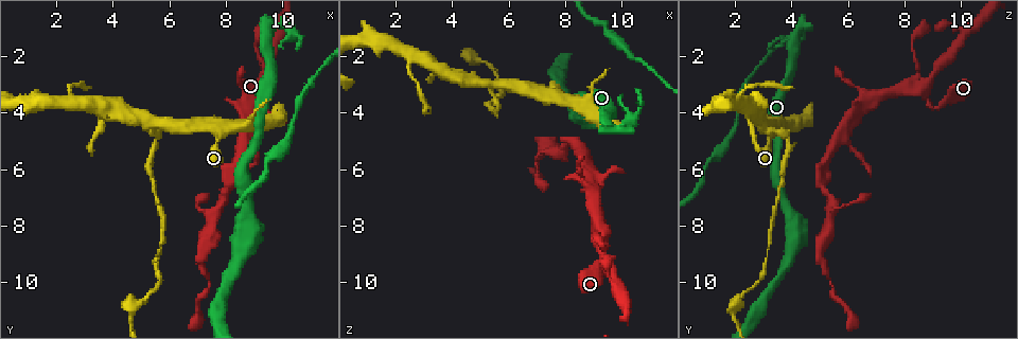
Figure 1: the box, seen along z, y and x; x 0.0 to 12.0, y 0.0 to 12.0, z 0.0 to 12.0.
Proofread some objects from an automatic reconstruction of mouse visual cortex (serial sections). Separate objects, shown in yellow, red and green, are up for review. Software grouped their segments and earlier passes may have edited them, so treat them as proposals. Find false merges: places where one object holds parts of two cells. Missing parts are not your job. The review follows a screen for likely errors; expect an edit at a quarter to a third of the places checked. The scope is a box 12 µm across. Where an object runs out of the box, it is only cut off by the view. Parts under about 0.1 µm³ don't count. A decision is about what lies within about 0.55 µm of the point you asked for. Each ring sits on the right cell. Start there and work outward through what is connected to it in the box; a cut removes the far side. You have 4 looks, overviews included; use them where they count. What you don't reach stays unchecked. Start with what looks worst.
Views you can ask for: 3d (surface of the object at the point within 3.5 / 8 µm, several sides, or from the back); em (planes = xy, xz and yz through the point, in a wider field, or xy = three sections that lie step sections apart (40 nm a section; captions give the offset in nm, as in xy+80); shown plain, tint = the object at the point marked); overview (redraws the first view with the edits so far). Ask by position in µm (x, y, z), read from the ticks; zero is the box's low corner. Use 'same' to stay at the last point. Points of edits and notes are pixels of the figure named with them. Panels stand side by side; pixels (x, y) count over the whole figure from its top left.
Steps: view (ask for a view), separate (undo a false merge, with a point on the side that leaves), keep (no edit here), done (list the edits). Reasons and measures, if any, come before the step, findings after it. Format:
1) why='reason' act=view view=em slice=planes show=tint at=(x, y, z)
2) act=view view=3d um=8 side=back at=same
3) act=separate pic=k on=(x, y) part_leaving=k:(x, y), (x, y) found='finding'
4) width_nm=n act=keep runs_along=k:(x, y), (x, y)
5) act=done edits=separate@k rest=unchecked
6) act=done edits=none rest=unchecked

why='abrupt turn' act=view view=3d um=3.5 at=(5.5, 5.0, 3.9)

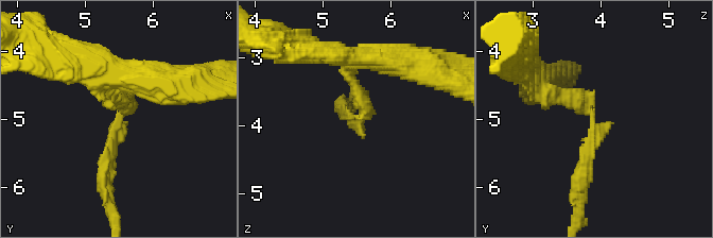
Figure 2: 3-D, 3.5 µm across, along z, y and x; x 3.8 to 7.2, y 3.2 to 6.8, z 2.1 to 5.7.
act=view view=em slice=xy step=5 show=tint at=(5.50, 5.05, 3.95)

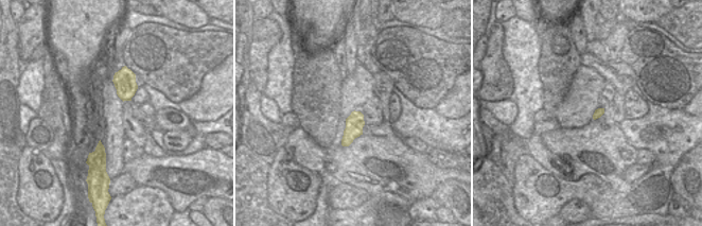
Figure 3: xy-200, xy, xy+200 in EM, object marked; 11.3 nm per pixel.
arm_widths_nm=150,200 act=separate pic=2 on=(590, 149) found='two cells meet here'

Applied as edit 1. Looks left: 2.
act=view view=3d um=3.5 at=(9.9, 0.9, 4.6)

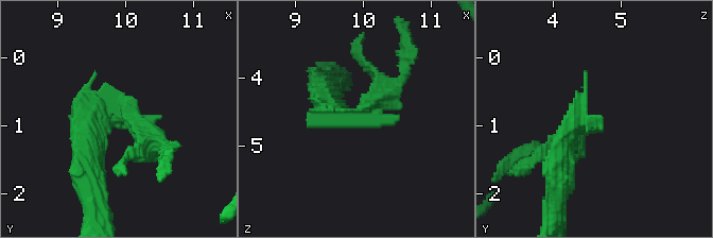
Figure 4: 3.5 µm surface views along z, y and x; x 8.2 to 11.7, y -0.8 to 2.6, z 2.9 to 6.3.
why='shape alone is not enough' act=view view=em slice=xy step=2 show=tint at=(9.85, 0.90, 4.65)

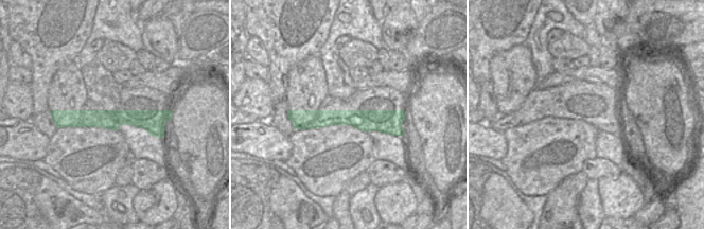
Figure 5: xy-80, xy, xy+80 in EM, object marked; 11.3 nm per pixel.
act=separate pic=4 on=(145, 131) part_leaving=4:(125, 121), (152, 140), (119, 167) found='two cells meet here'

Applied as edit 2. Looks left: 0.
act=done edits=separate@2,separate@4 rest=unchecked

